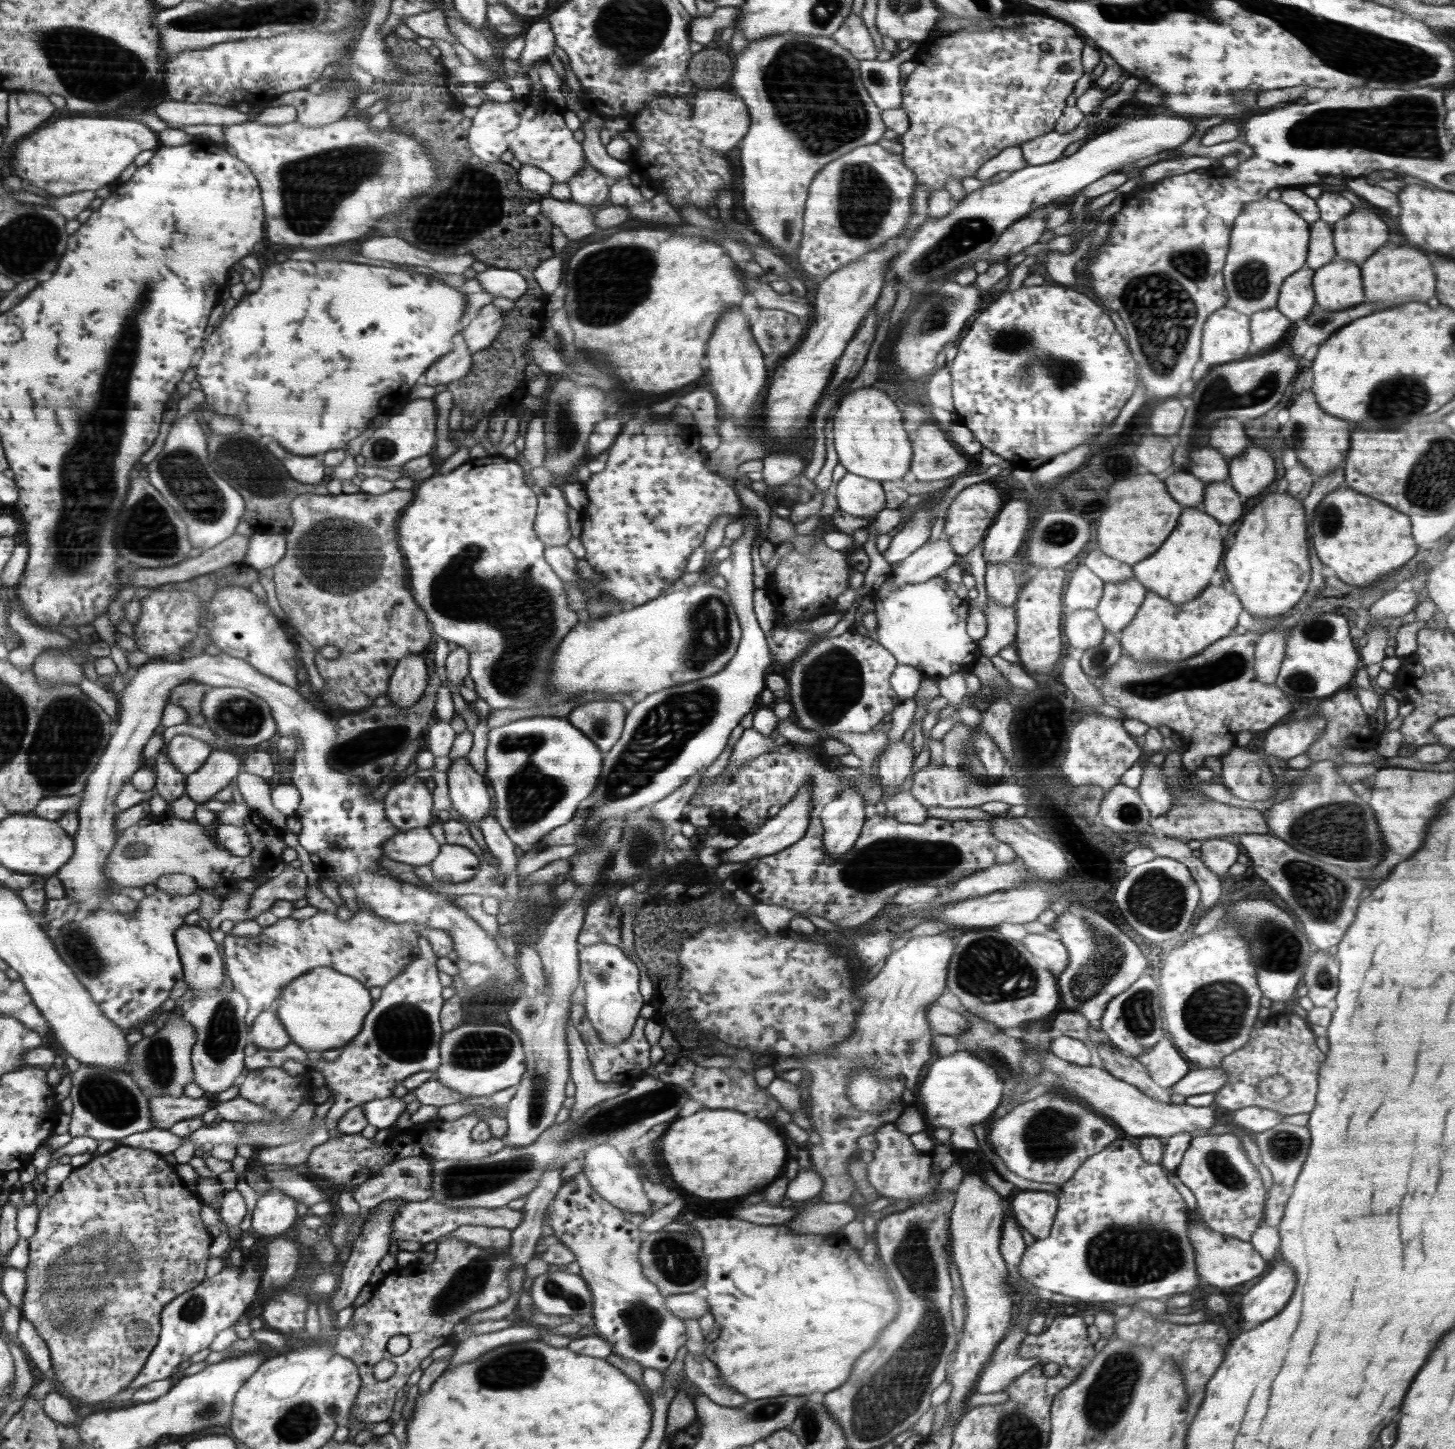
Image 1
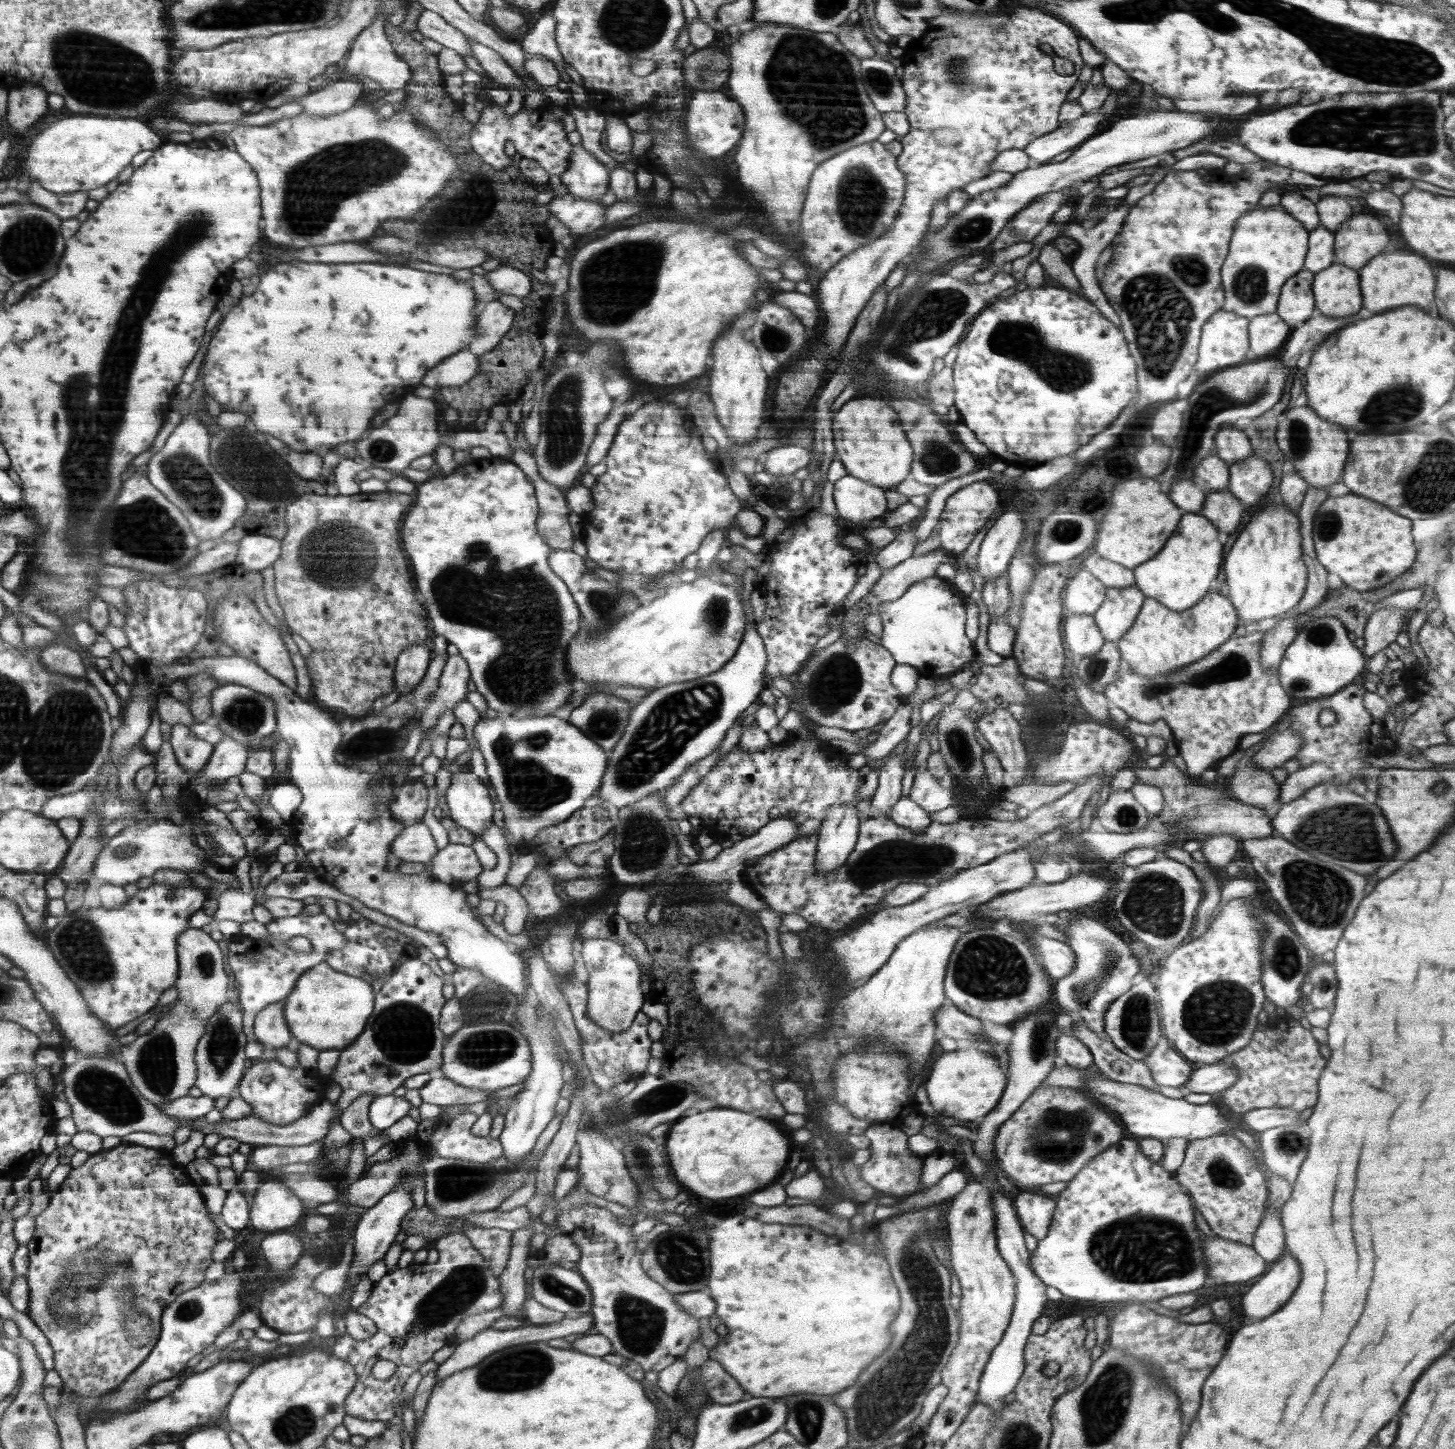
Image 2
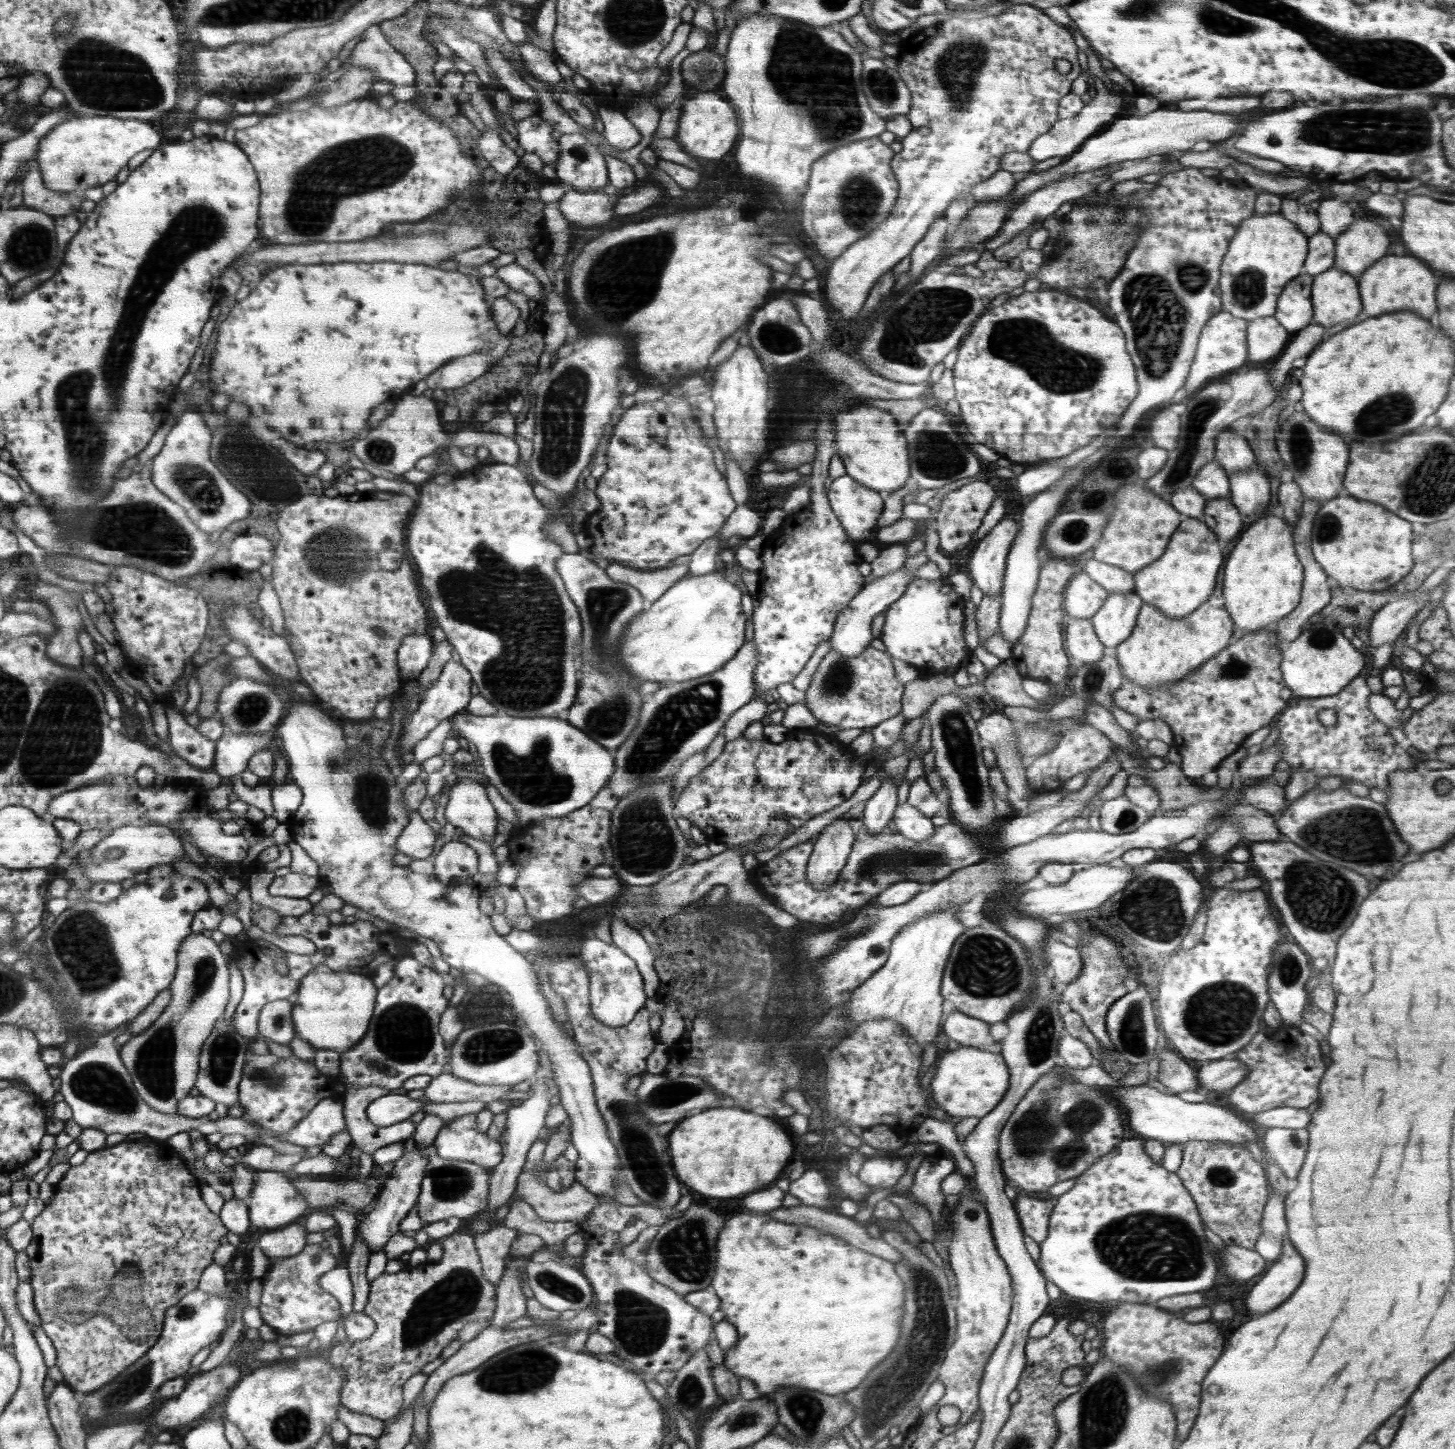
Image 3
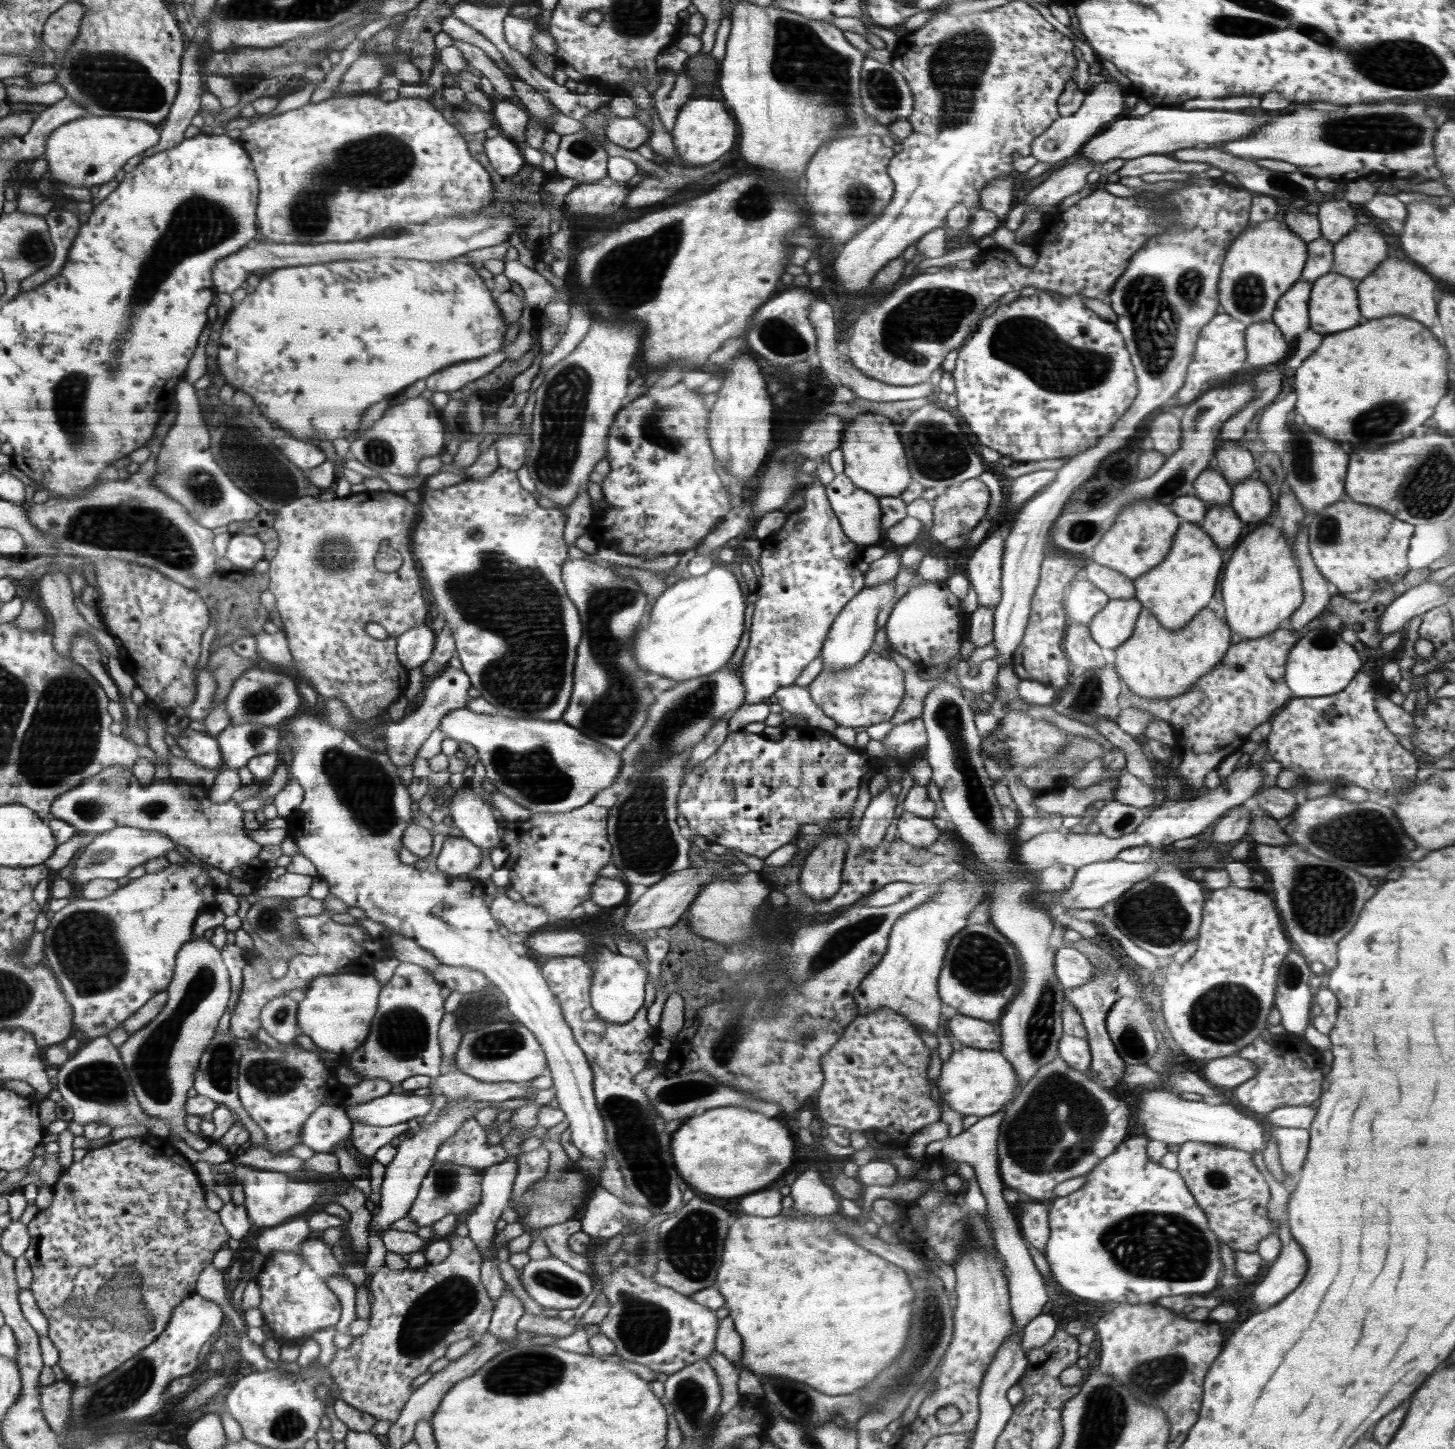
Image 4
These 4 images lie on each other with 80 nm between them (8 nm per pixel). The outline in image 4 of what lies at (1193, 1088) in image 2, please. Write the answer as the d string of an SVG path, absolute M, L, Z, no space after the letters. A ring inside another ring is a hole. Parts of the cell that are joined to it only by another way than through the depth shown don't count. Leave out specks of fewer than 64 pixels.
M1234 1053L1218 1060L1210 1060L1210 1064L1204 1068L1203 1078L1215 1087L1234 1088L1256 1076L1257 1072L1257 1064Z

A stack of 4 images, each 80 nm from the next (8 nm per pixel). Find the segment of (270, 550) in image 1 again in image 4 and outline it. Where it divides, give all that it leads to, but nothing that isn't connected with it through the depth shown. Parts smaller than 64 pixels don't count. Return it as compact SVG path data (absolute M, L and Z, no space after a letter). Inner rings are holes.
M234 536L228 542L225 557L236 568L253 568L265 558L265 544L256 536Z

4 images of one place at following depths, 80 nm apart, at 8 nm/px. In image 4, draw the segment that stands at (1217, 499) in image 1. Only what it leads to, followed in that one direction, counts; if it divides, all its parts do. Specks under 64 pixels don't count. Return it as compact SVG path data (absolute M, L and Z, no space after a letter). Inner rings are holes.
M1230 504L1208 507L1200 525L1218 548L1230 547L1240 541L1244 524Z

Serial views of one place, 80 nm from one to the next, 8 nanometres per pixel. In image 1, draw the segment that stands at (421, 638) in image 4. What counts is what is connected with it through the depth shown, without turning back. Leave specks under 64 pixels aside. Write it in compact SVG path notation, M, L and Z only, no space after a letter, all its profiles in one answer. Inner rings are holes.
M421 654L405 656L397 665L387 697L390 704L404 709L416 704L425 694L428 666Z

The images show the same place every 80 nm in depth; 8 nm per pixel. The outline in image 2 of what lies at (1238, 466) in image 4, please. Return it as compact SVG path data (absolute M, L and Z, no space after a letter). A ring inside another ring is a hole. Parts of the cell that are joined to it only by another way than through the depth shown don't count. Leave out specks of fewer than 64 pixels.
M1238 424L1226 425L1215 434L1215 455L1220 460L1224 460L1228 466L1238 464L1238 462L1242 462L1254 454L1250 440L1240 430L1242 428Z

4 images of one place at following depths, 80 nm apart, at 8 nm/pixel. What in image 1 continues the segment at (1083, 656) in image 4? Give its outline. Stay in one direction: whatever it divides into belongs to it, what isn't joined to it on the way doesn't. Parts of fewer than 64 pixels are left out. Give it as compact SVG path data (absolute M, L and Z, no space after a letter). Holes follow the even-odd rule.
M1076 609L1066 616L1064 622L1063 632L1067 650L1096 647L1102 642L1105 631L1095 609Z

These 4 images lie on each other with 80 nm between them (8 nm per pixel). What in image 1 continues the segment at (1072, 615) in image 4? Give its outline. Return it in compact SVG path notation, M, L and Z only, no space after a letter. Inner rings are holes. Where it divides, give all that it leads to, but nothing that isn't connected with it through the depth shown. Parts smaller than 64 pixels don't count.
M1086 565L1070 570L1062 600L1063 615L1068 616L1079 608L1094 609L1102 598L1103 583Z

